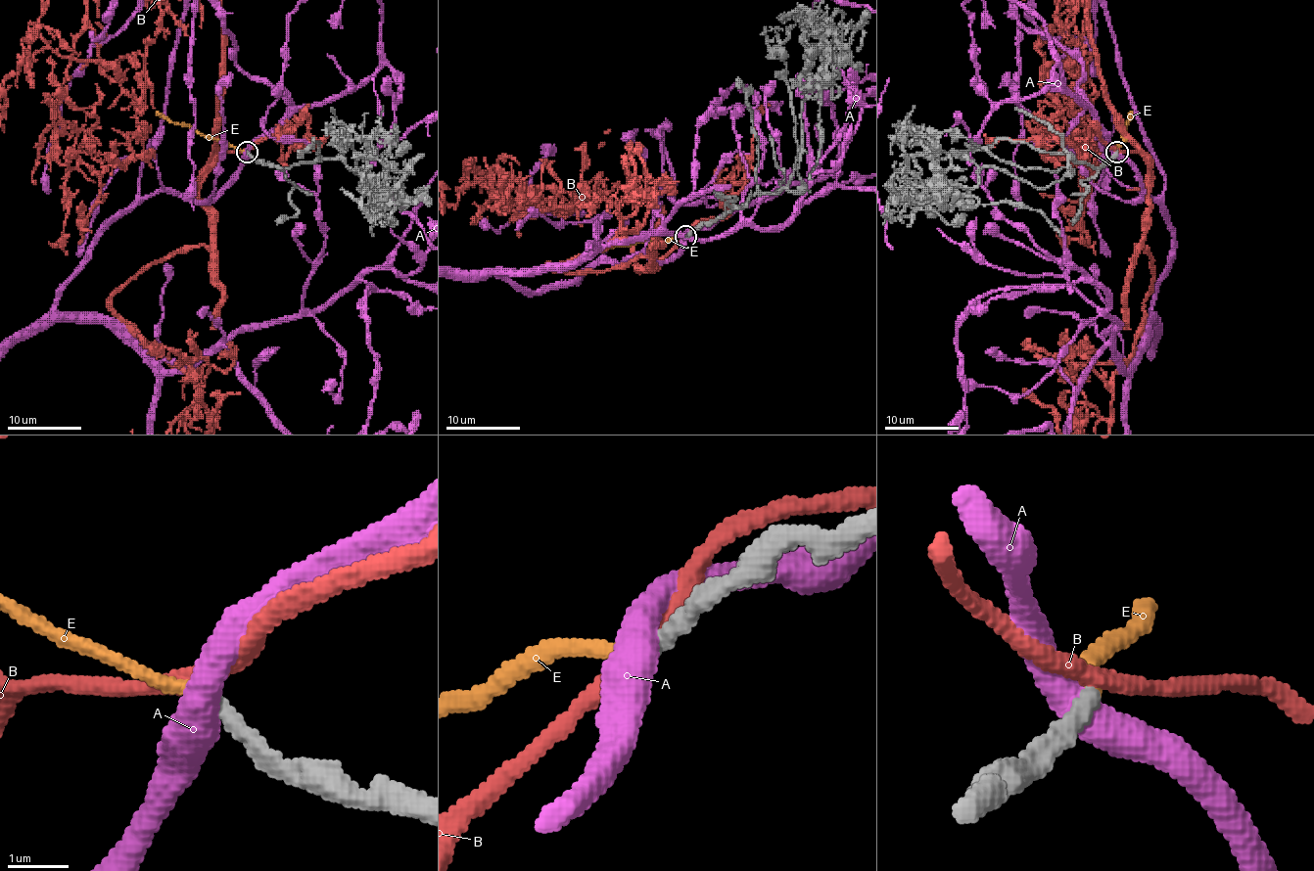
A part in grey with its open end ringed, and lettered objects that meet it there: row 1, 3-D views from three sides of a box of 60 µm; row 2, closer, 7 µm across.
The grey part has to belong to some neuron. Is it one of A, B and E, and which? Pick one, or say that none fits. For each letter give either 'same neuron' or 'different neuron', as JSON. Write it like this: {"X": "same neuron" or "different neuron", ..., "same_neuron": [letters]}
{"A": "different neuron", "B": "different neuron", "E": "same neuron", "same_neuron": ["E"]}

